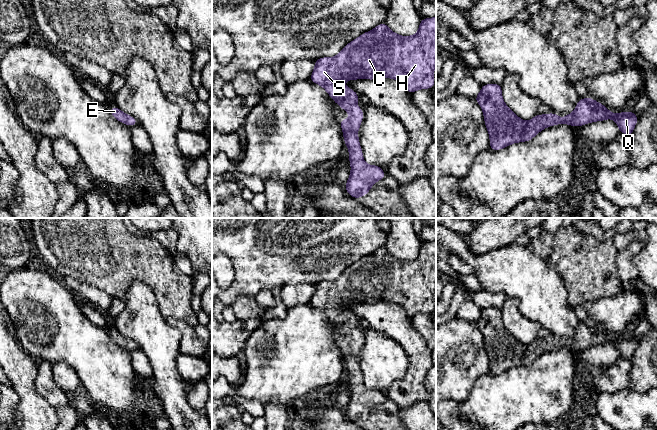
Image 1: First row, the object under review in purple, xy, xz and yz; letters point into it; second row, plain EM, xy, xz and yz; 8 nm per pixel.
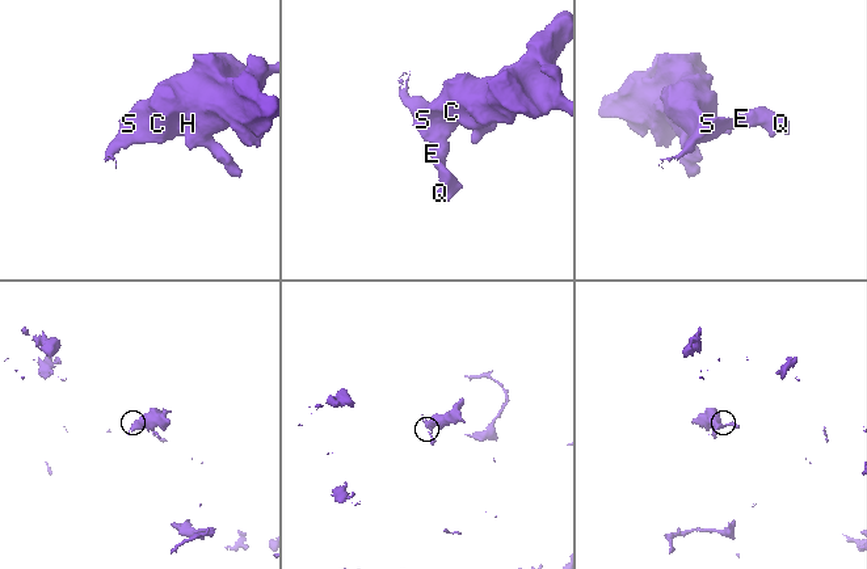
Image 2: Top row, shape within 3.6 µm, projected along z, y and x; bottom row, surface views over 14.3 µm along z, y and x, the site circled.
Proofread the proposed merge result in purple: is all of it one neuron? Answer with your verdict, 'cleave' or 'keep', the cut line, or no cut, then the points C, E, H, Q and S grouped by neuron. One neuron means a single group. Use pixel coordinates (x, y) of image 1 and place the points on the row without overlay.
keep; cut none; groups C E H Q S

